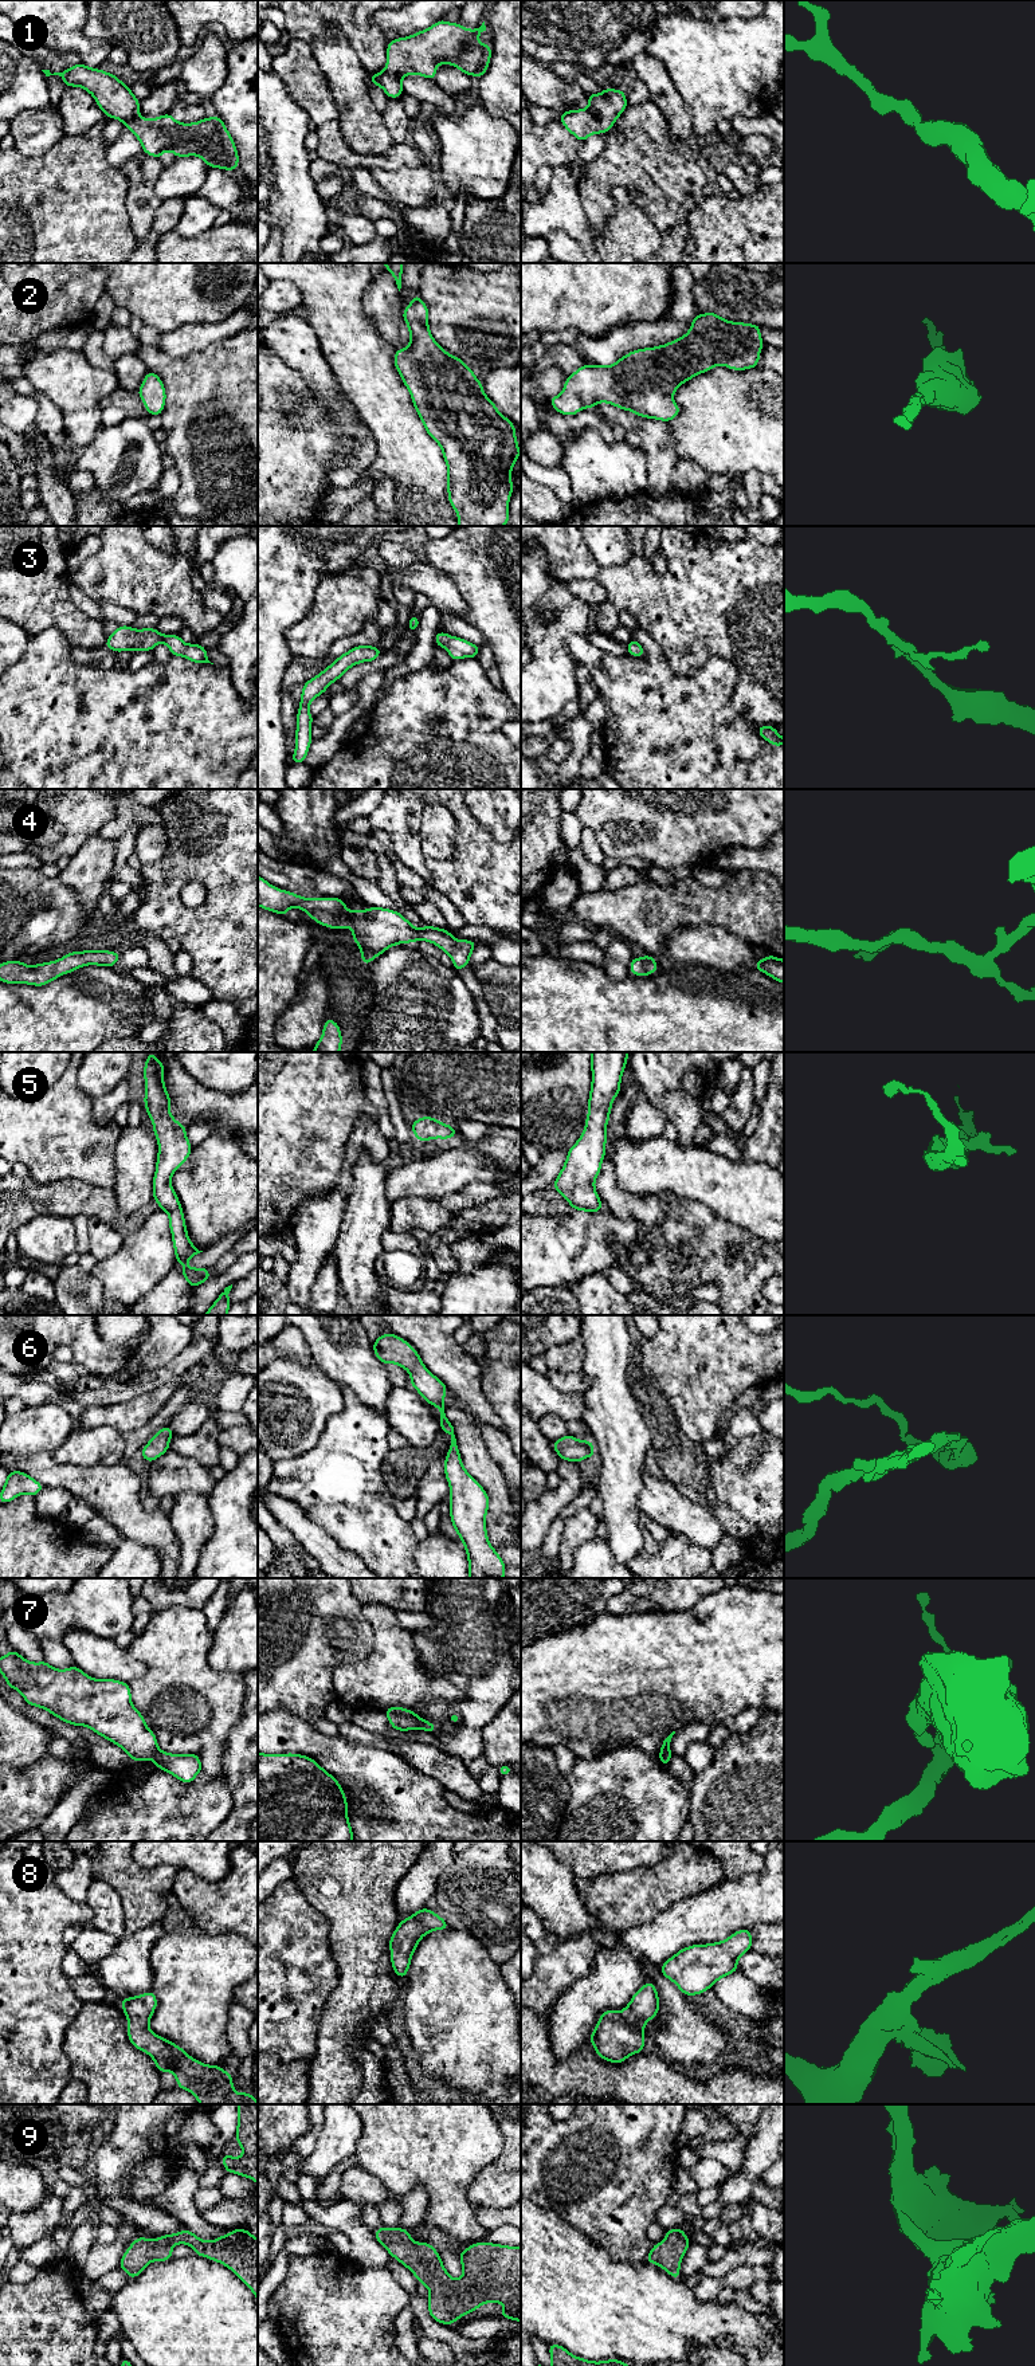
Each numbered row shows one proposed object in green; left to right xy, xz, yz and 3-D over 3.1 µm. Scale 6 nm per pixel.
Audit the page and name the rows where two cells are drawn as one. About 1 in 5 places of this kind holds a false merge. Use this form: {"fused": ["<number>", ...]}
{"fused": ["7"]}

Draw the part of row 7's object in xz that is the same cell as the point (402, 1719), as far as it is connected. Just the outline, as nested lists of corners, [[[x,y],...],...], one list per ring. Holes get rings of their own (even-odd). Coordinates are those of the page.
[[[392,1706],[387,1708],[384,1714],[388,1716],[389,1723],[395,1730],[409,1731],[419,1726],[420,1718],[415,1711]]]

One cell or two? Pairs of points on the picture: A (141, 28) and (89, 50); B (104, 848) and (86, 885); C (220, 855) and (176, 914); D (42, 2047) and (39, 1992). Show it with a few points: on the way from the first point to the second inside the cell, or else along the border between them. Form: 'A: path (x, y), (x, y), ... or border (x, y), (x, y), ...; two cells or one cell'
A: border (87, 18), (83, 32), (112, 46); two cells
B: path (95, 858), (87, 875); one cell
C: path (202, 858), (173, 886), (173, 895); one cell
D: path (39, 2033), (39, 2005); one cell

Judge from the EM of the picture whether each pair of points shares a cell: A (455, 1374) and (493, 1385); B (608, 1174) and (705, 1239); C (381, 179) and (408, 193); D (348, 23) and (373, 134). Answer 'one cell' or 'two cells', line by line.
A: two cells
B: one cell
C: one cell
D: two cells

